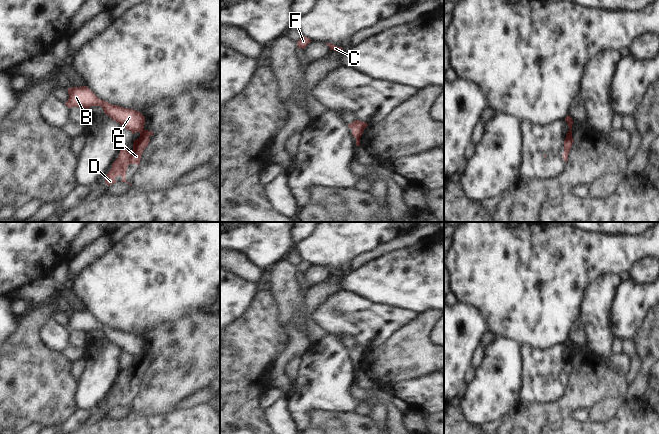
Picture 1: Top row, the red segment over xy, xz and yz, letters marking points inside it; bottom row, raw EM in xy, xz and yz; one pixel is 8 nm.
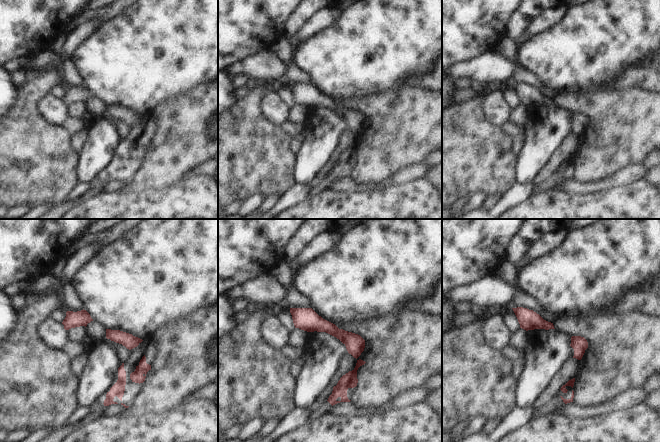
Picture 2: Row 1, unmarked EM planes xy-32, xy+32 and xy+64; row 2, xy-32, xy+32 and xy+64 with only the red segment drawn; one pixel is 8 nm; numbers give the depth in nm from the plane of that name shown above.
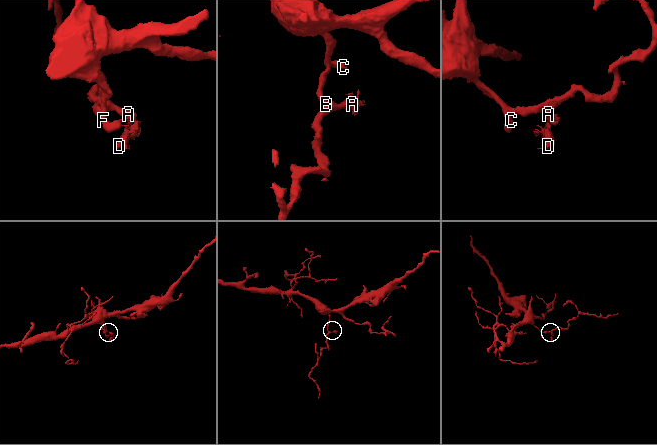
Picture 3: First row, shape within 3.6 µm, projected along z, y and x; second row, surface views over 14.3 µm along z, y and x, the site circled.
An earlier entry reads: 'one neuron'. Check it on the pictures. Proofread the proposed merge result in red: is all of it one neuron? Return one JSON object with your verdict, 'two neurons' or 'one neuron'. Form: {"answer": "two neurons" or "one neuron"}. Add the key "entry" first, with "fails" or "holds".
{"entry": "fails", "answer": "two neurons"}

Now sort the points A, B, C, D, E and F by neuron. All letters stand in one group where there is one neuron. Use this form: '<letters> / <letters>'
A B C F / D E

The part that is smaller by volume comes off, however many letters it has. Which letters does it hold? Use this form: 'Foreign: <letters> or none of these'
Foreign: D, E

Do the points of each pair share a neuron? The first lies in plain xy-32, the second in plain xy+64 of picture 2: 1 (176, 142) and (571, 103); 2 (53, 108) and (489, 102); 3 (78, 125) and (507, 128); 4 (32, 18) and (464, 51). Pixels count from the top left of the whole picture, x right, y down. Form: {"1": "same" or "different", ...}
{"1": "same", "2": "same", "3": "same", "4": "same"}

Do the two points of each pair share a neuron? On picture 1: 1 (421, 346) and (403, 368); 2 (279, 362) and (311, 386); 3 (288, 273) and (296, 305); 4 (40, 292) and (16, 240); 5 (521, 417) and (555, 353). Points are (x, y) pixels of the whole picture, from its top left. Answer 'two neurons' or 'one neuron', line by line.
1: one neuron
2: two neurons
3: one neuron
4: two neurons
5: two neurons

